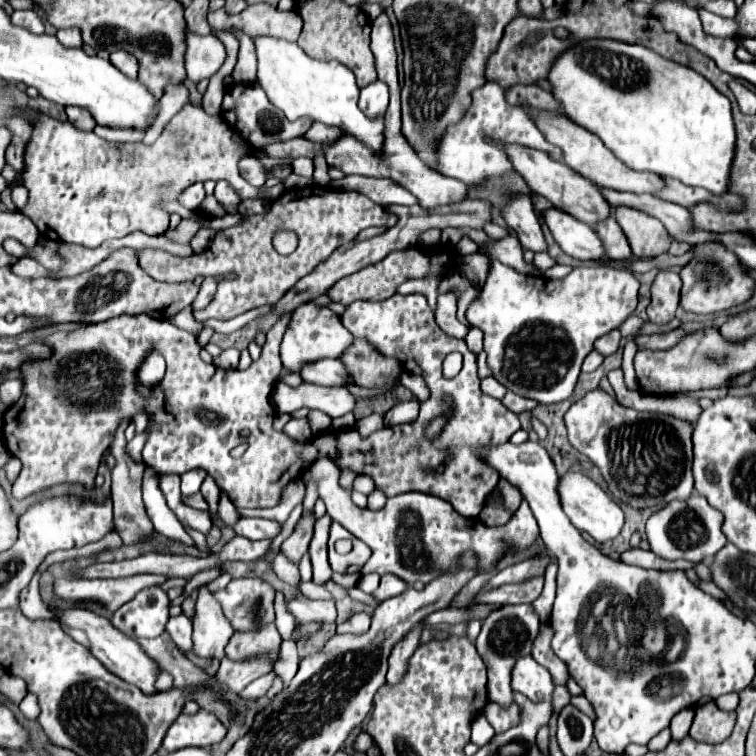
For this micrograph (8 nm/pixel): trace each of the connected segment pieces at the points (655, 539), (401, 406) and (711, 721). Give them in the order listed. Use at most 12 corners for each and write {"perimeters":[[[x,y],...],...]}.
{"perimeters":[[[692,493],[652,513],[650,551],[700,563],[726,545],[722,513]],[[418,403],[394,405],[386,415],[386,427],[416,421]],[[716,701],[696,709],[688,735],[720,743],[732,733],[734,711]]]}

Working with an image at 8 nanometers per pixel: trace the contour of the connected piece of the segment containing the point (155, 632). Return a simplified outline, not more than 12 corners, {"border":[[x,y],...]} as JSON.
{"border":[[148,587],[114,613],[128,637],[164,633],[170,599]]}

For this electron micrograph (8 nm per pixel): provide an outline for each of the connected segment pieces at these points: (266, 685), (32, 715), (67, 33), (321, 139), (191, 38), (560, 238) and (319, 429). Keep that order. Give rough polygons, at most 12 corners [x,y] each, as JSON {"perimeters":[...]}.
{"perimeters":[[[268,673],[250,683],[240,695],[248,699],[264,697],[276,673]],[[32,693],[20,703],[20,711],[32,721],[40,715],[38,701]],[[60,29],[58,41],[66,47],[82,47],[80,31]],[[314,123],[304,135],[308,141],[330,145],[342,135],[340,129]],[[186,27],[184,67],[192,83],[210,79],[226,49],[216,35]],[[556,207],[542,219],[564,253],[592,261],[606,253],[590,225]],[[310,411],[312,435],[332,429],[332,419],[322,411]]]}

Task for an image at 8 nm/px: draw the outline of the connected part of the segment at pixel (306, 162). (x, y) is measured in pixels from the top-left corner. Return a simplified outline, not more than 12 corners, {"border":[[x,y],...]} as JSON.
{"border":[[310,157],[294,159],[292,169],[302,177],[312,177]]}

